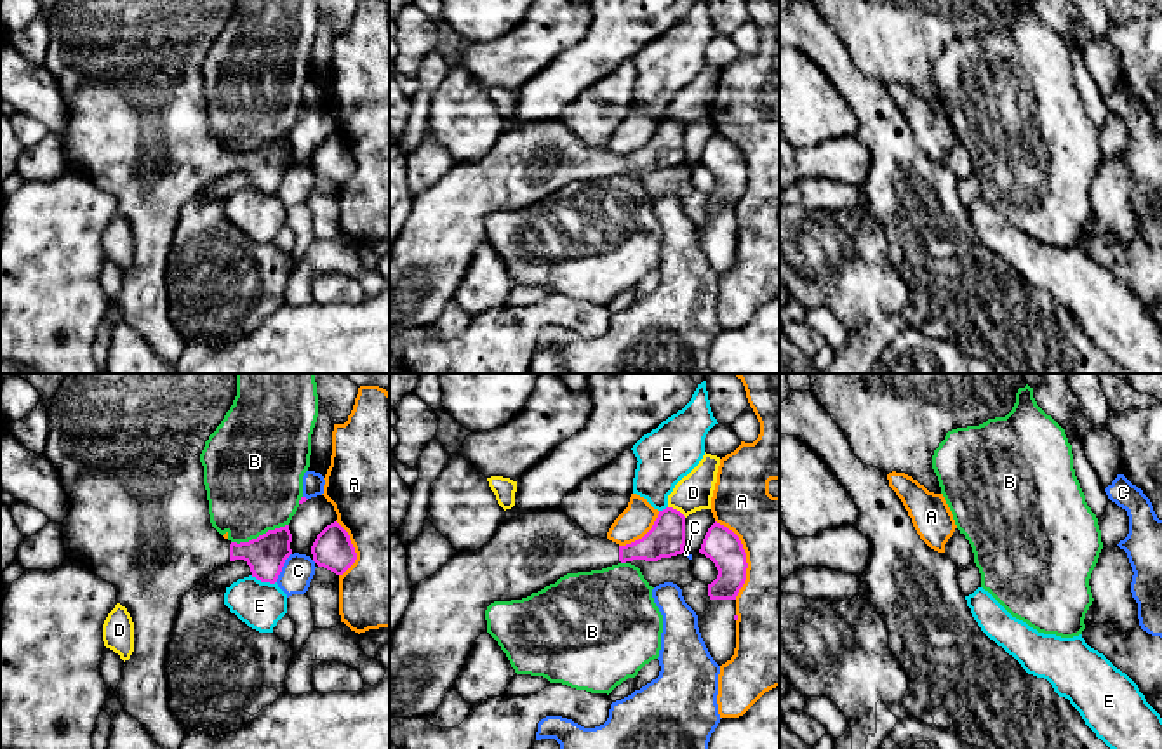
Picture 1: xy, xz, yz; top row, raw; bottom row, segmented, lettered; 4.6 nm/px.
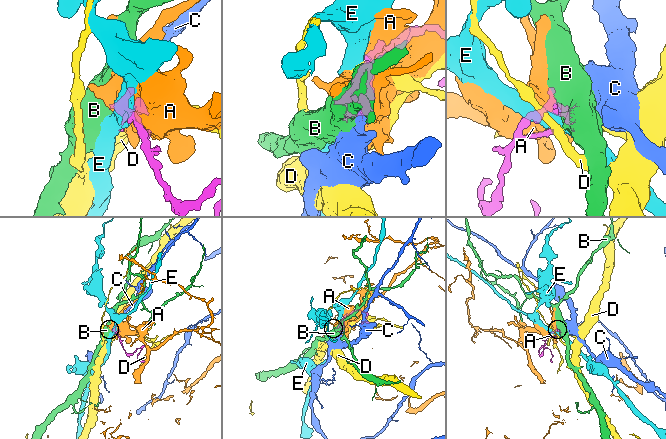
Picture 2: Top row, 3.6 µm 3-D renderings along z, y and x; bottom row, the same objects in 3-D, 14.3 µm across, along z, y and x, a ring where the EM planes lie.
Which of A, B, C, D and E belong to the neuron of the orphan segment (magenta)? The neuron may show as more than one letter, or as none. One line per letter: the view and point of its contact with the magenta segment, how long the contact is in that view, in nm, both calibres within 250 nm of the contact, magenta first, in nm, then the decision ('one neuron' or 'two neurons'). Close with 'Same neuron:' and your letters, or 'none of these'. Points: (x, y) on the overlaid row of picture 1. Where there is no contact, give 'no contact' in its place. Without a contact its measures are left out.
A: xz (745, 556) | 380 nm | 170/360 nm | two neurons
B: xy (260, 536) | 280 nm | 180/440 nm | two neurons
C: xy (282, 565) | 150 nm | 180/150 nm | two neurons
D: xz (675, 510) | 100 nm | 170/170 nm | two neurons
E: xy (263, 581) | 120 nm | 180/220 nm | two neurons
Same neuron: none of these

